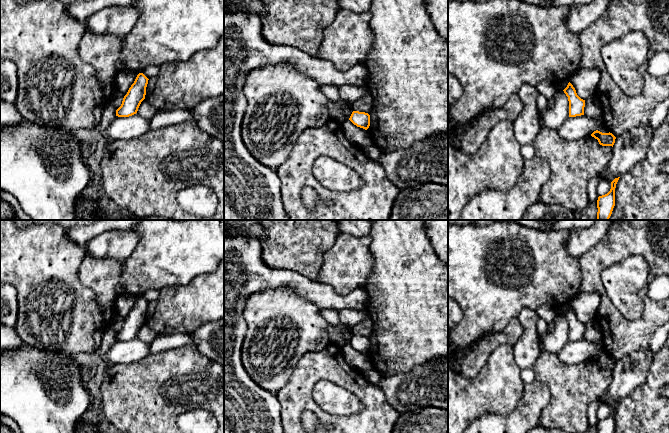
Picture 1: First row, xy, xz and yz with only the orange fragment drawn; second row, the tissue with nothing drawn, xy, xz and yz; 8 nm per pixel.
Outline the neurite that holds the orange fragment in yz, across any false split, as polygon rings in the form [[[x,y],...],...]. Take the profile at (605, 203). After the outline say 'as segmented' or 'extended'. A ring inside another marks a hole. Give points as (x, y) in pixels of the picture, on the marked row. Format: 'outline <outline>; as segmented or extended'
outline [[[615,178],[611,182],[611,189],[607,194],[598,197],[597,220],[609,220],[615,206],[615,188],[619,178]]]; as segmented

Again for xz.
outline [[[353,111],[349,120],[357,127],[365,130],[370,126],[370,115],[365,112]]]; as segmented

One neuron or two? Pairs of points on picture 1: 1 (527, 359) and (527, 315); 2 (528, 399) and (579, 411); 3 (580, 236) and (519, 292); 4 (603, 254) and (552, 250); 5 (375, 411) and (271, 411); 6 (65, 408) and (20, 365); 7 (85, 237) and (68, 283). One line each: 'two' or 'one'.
1: one
2: two
3: two
4: two
5: two
6: one
7: two

